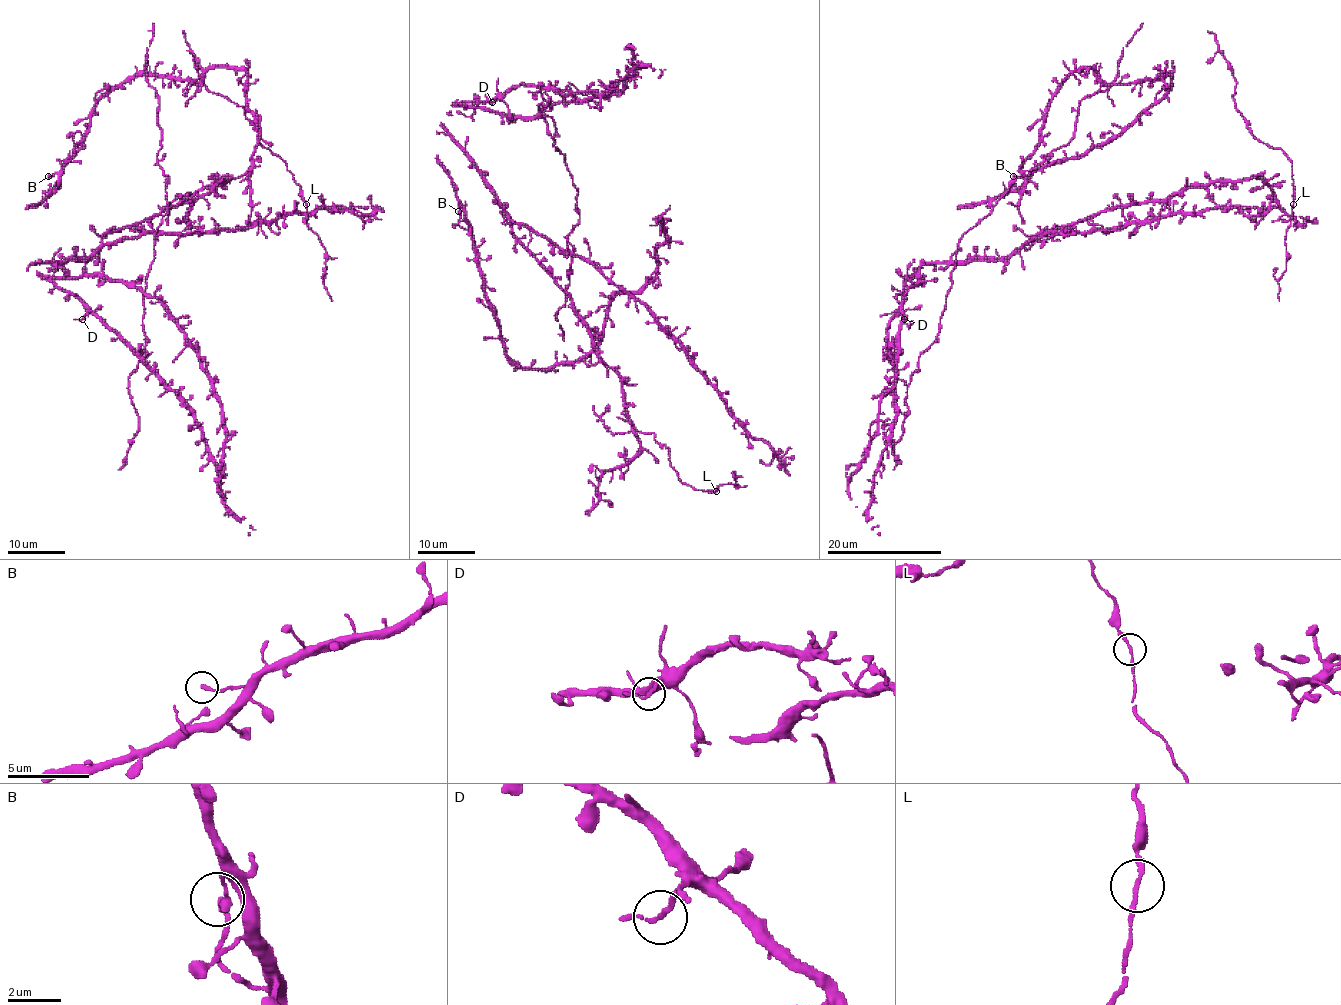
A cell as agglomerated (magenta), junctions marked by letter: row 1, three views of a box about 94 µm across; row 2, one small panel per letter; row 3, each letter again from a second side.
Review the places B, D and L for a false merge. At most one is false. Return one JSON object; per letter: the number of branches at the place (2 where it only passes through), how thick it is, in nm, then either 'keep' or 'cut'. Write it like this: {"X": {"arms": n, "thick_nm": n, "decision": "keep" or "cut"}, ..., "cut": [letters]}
{"B": {"arms": 2, "thick_nm": 150, "decision": "keep"}, "D": {"arms": 2, "thick_nm": 160, "decision": "keep"}, "L": {"arms": 2, "thick_nm": 150, "decision": "keep"}, "cut": []}

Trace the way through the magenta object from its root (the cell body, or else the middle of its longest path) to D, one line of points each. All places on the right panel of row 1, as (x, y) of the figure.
D: (928, 281), (920, 282), (917, 276), (906, 281), (900, 309), (904, 319)

